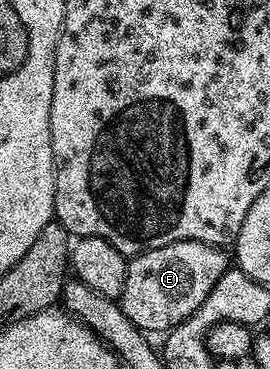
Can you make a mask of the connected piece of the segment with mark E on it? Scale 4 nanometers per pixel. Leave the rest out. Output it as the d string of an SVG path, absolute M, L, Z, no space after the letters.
M177 241L168 247L156 247L147 253L139 253L126 263L126 278L120 304L124 315L137 329L147 334L165 334L175 329L181 321L187 321L204 303L204 299L216 287L216 283L228 268L225 248L205 245L199 241Z

